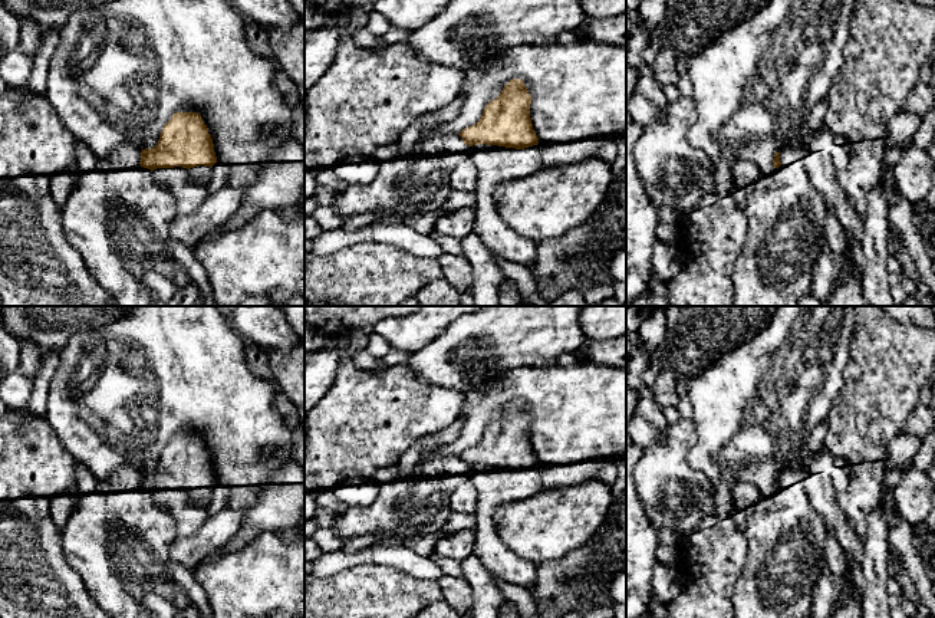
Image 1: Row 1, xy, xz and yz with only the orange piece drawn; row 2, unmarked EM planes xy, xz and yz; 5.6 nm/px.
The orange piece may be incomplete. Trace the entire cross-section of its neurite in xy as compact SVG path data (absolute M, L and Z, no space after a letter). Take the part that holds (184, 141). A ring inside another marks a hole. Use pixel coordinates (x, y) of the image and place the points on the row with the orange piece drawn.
M177 112L164 125L159 141L154 148L141 151L139 165L151 171L157 168L182 167L190 170L190 183L208 185L213 178L213 165L217 162L213 138L208 134L207 125L197 112Z

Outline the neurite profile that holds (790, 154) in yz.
M787 148L780 151L781 165L768 175L761 175L745 198L748 221L747 239L734 269L732 306L799 306L800 298L811 290L811 267L817 260L819 247L826 240L824 221L830 204L807 175L803 157L807 148Z

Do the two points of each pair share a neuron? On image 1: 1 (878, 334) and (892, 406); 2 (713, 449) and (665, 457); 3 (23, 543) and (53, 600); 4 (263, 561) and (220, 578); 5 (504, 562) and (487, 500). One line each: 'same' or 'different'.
1: same
2: different
3: same
4: same
5: same

